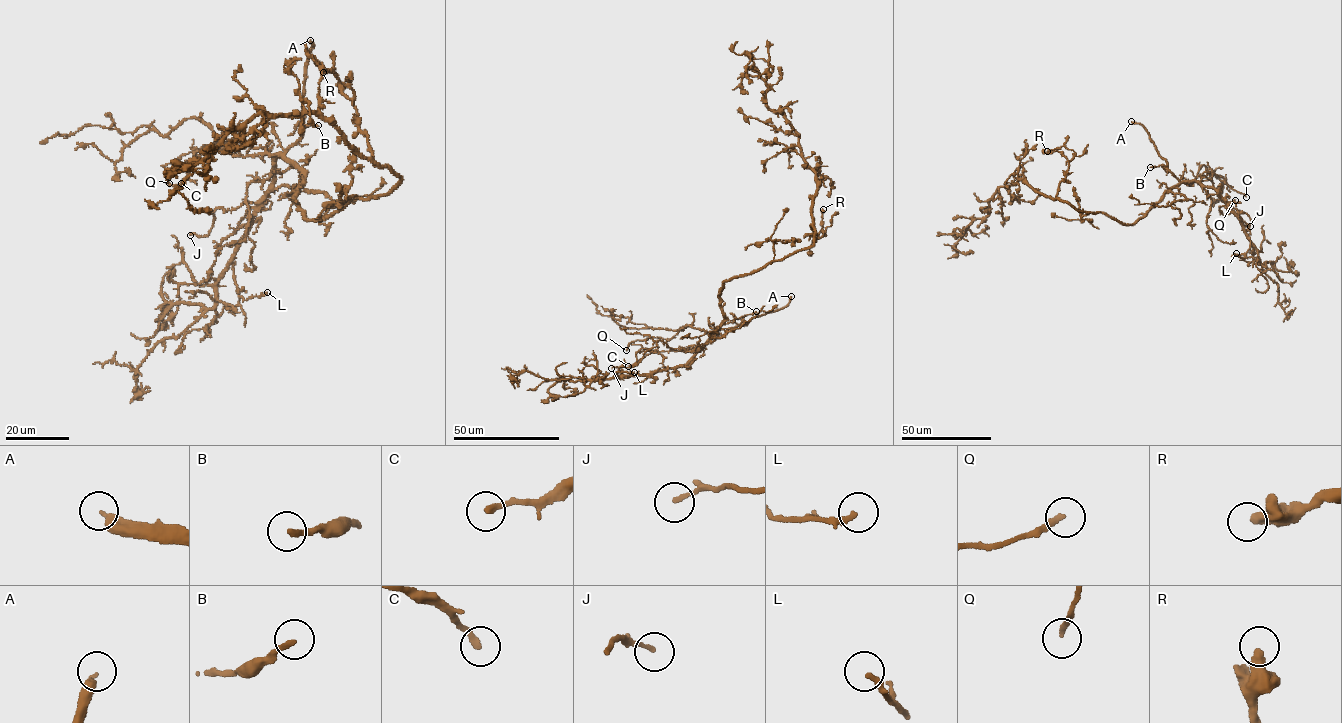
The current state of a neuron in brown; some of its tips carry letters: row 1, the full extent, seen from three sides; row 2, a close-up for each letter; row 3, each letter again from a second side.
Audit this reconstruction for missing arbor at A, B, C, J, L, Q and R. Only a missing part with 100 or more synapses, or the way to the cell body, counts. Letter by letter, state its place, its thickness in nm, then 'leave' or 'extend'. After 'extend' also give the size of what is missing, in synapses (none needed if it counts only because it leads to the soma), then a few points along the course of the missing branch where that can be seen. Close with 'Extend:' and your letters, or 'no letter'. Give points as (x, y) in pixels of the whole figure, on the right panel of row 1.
A: place (1131, 121); calibre 340 nm; extend
B: place (1150, 167); calibre 190 nm; leave
C: place (1246, 197); calibre 240 nm; leave
J: place (1250, 226); calibre 150 nm; leave
L: place (1236, 253); calibre 240 nm; leave
Q: place (1235, 200); calibre 200 nm; leave
R: place (1047, 151); calibre 340 nm; leave
Extend: A

